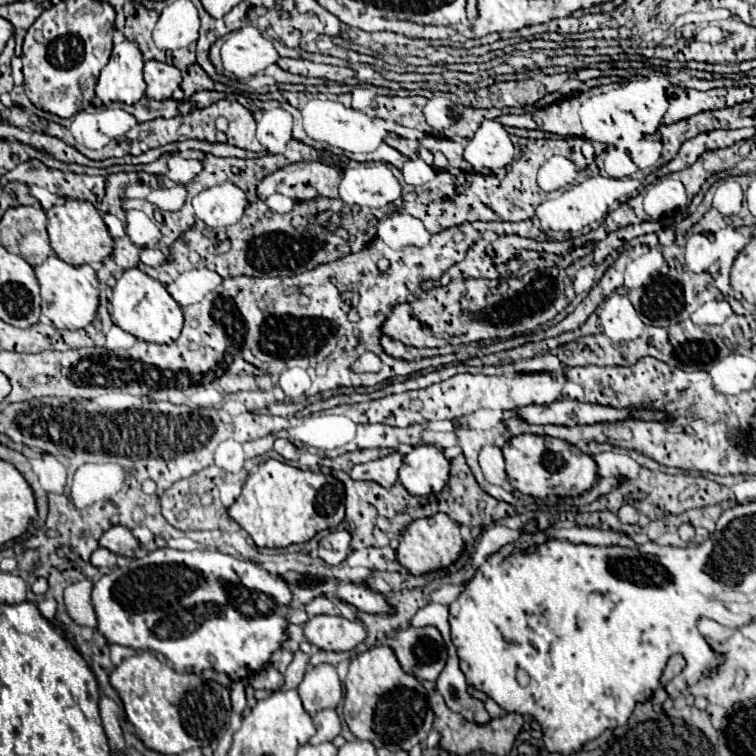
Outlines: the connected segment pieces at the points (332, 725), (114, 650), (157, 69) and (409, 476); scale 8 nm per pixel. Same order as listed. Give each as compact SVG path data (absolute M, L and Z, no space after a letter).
M333 709L317 711L311 717L313 717L313 723L317 727L317 733L309 739L311 745L325 743L325 741L333 741L341 733L341 721L339 721L339 717L337 717L337 713Z
M111 645L111 661L115 665L119 665L125 657L131 657L135 651L129 647L121 647L121 645Z
M147 61L145 63L145 83L147 83L147 97L155 101L171 99L171 93L181 85L181 71L173 65Z
M419 445L403 457L399 481L411 495L439 493L449 481L449 461L433 445Z

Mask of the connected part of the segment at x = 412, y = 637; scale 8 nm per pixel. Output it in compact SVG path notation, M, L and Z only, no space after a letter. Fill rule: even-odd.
M437 627L399 629L389 641L403 671L417 679L435 681L447 663L447 651Z

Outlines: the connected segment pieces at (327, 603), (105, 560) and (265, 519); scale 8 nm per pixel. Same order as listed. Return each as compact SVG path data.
M327 597L313 599L309 605L305 605L305 611L307 611L309 617L315 617L315 615L341 615L339 607Z
M99 547L99 549L95 549L93 555L91 555L91 563L93 563L95 567L113 567L113 565L117 563L117 555L111 553L111 551L105 549L105 547Z
M269 459L247 477L241 495L229 507L229 517L251 535L257 547L287 547L293 543L305 543L319 531L333 529L343 521L345 487L331 475L301 471L293 465Z

